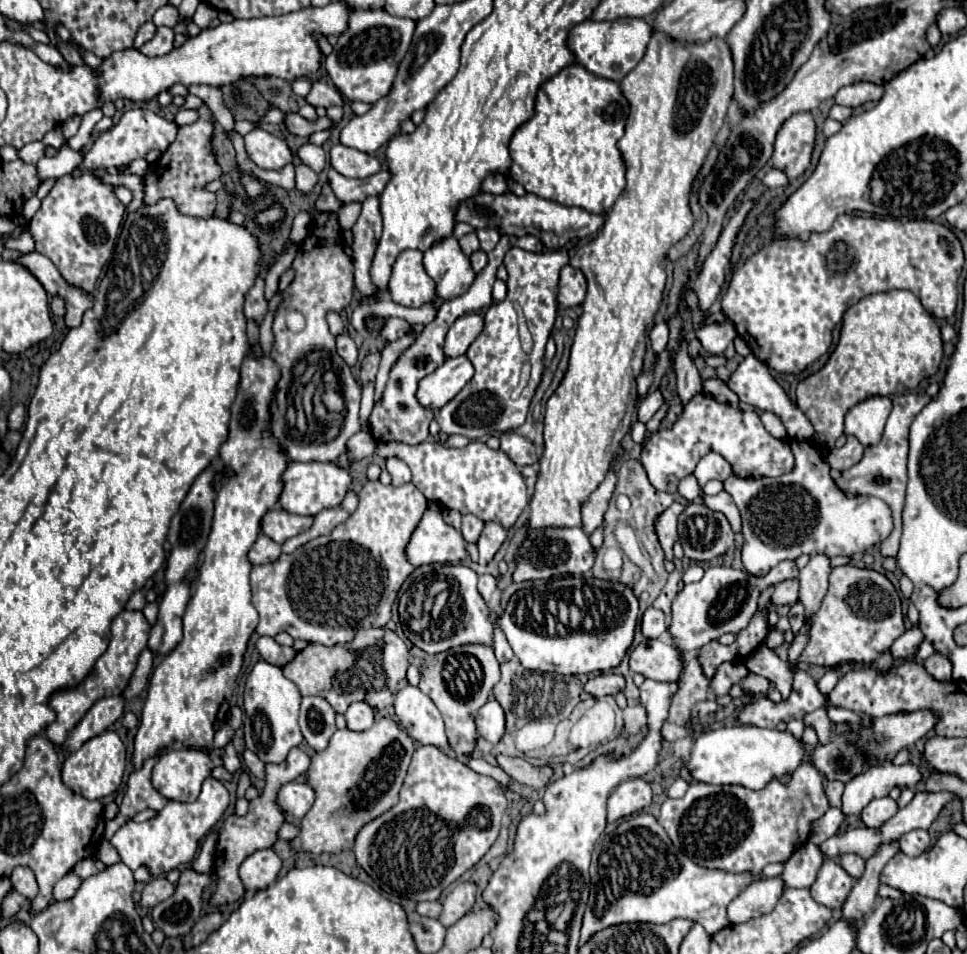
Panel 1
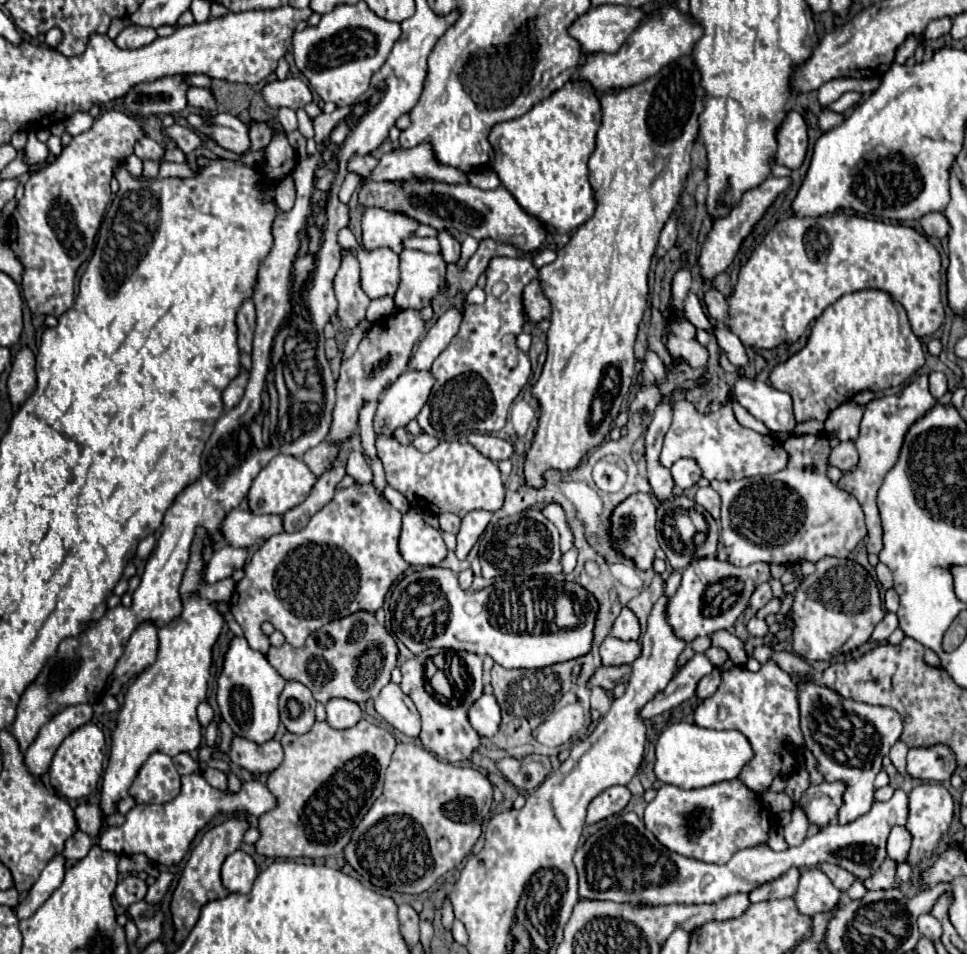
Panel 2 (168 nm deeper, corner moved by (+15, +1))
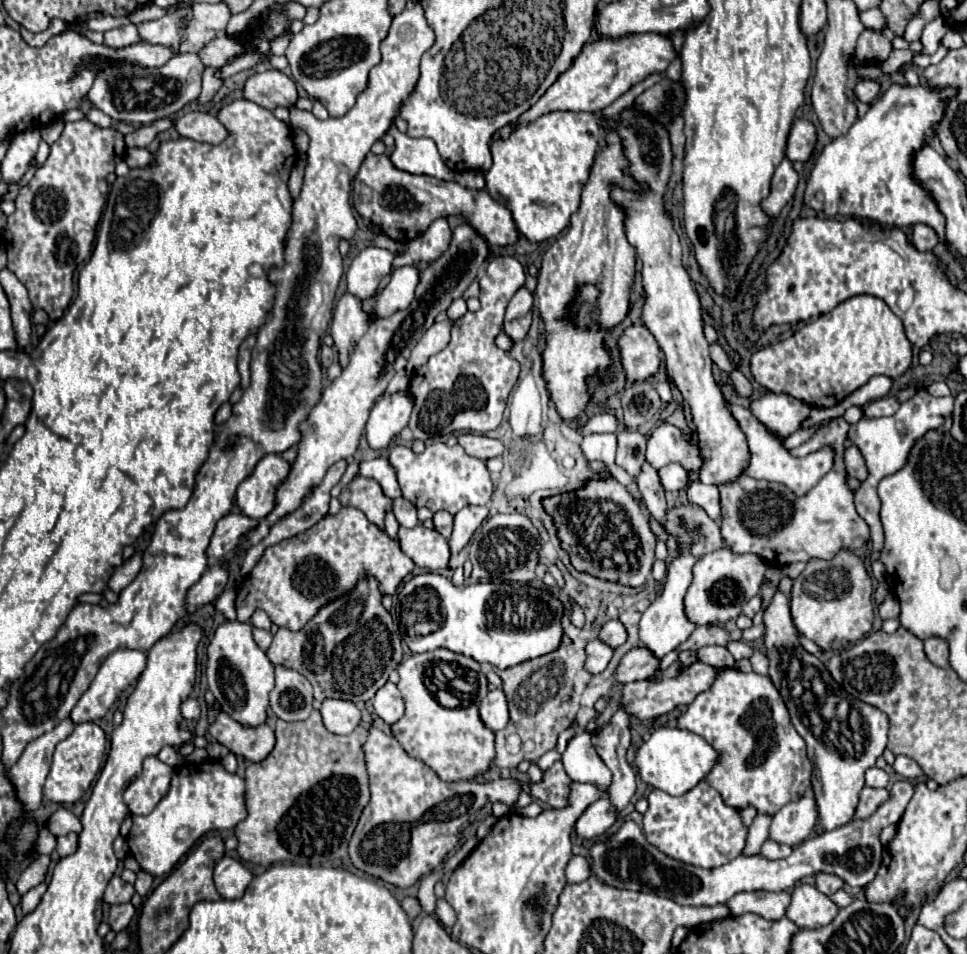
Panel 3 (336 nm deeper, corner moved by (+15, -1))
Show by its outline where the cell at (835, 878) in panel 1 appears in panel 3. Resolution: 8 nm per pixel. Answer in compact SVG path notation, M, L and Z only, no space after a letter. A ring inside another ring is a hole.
M800 884L792 890L792 902L786 910L786 916L798 928L818 928L830 924L836 918L838 910L840 908L816 886Z

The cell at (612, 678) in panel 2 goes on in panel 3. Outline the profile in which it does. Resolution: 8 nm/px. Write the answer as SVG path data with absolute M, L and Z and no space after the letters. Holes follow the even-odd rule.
M634 648L630 650L618 664L616 668L616 682L618 684L628 684L636 680L646 680L656 668L660 660L652 656L650 650L646 648Z

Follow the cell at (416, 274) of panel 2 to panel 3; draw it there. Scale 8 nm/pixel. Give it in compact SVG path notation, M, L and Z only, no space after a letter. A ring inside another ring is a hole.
M416 266L396 268L392 272L388 286L382 290L382 294L362 302L364 312L370 314L372 318L384 318L398 310L408 308L418 282L420 282L420 270Z

